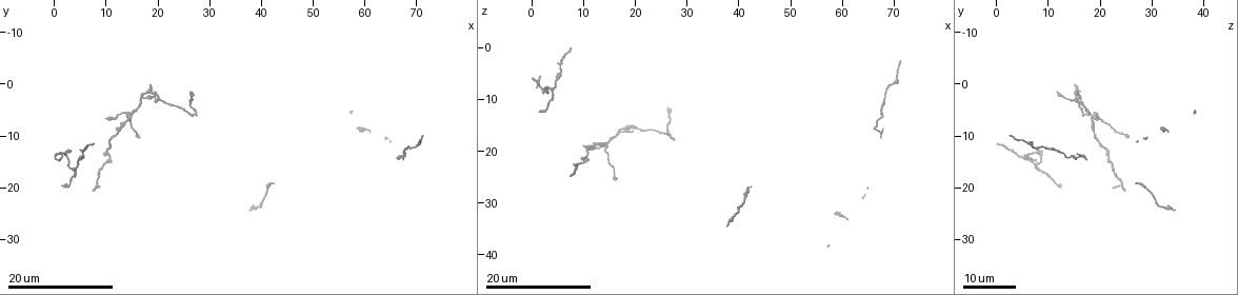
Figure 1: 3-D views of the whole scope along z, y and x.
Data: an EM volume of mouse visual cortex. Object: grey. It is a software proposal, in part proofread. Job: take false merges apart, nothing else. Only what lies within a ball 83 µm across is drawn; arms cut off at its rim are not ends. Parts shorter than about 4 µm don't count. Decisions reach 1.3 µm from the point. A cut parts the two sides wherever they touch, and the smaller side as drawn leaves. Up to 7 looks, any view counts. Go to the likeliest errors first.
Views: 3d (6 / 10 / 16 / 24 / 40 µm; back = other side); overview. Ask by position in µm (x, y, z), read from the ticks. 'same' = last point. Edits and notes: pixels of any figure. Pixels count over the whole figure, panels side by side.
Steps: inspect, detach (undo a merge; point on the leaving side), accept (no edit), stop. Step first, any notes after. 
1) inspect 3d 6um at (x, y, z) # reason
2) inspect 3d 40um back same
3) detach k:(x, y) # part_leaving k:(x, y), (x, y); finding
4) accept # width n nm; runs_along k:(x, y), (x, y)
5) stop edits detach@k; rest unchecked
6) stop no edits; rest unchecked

inspect 3d 16um at (14.0, 6.5, 18.5) # small branch off a trunk

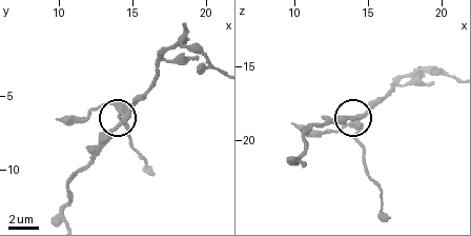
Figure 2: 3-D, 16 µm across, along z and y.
inspect 3d 10um at (14.4, 6.4, 18.4)

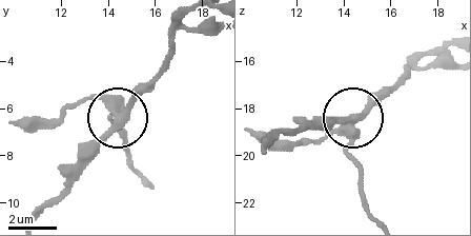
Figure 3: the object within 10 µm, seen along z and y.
inspect 3d 6um at (14.5, 6.5, 18.4)

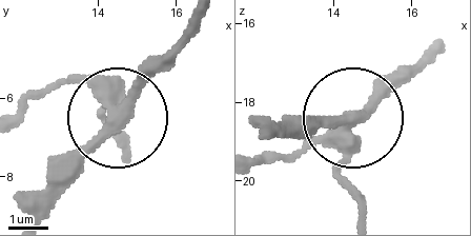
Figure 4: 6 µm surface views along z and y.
accept # runs_along 4:(433, 46), (356, 123), (346, 164), (356, 214); all the same cell

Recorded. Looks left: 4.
inspect 3d 16um at (11.0, 13.5, 21.5) # two arms at a narrow angle

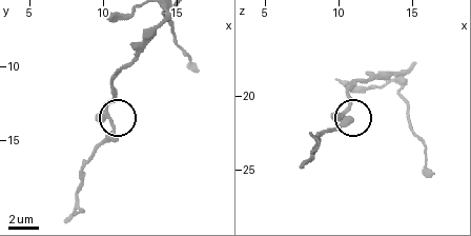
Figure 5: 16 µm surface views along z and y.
inspect 3d 6um same

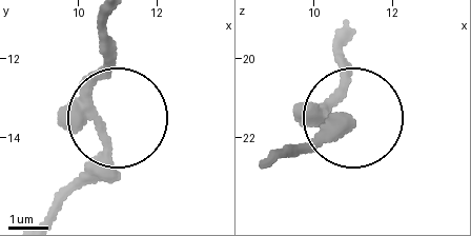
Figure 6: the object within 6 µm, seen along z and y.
accept # width 250 nm; runs_along 6:(107, 24), (107, 55), (90, 85), (107, 135), (61, 193); one cell here

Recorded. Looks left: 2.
inspect 3d 24um at (3.5, 16.0, 8.0) # a fork

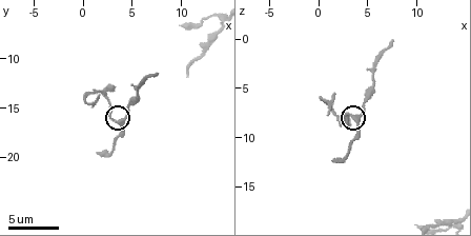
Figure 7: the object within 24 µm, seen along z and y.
inspect 3d 10um at (3.6, 16.6, 7.8)

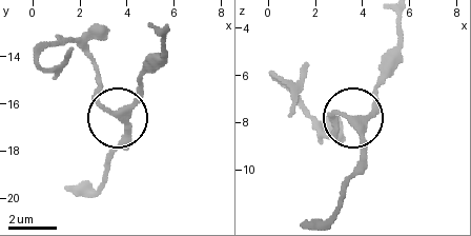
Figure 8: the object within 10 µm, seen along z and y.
accept # arms 3; one cell here

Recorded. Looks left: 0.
stop no edits; rest unchecked

